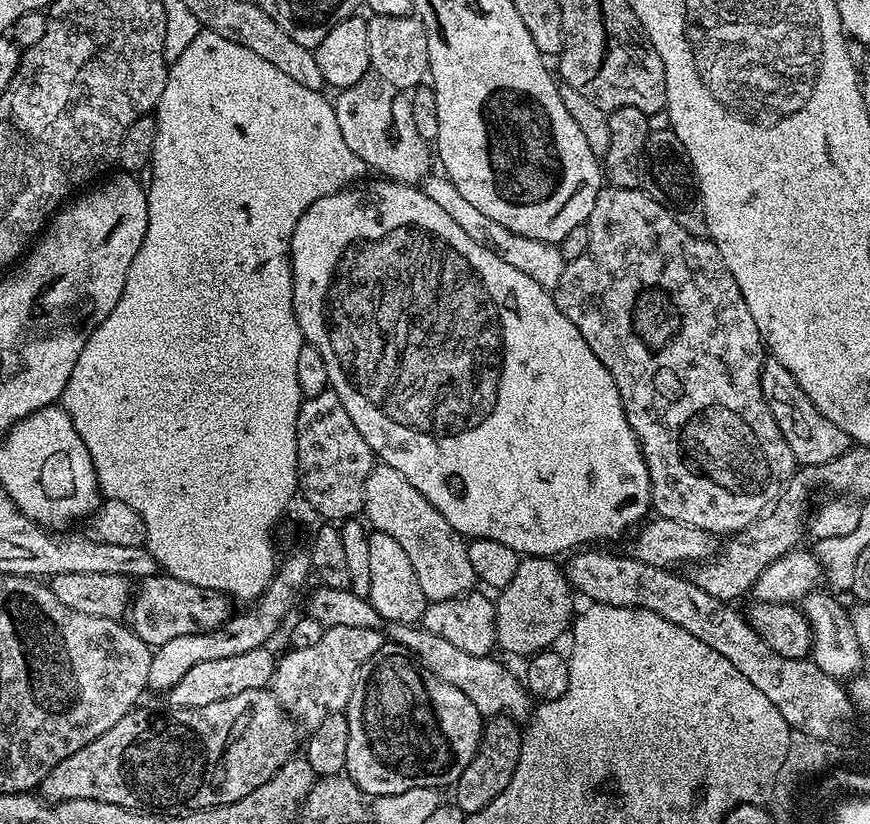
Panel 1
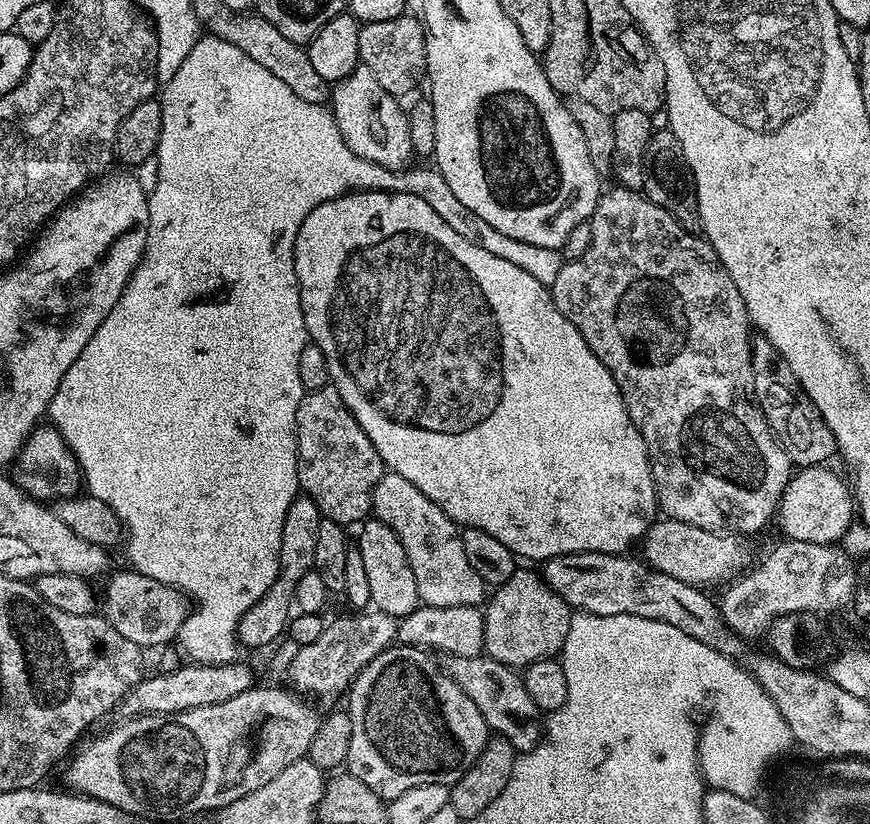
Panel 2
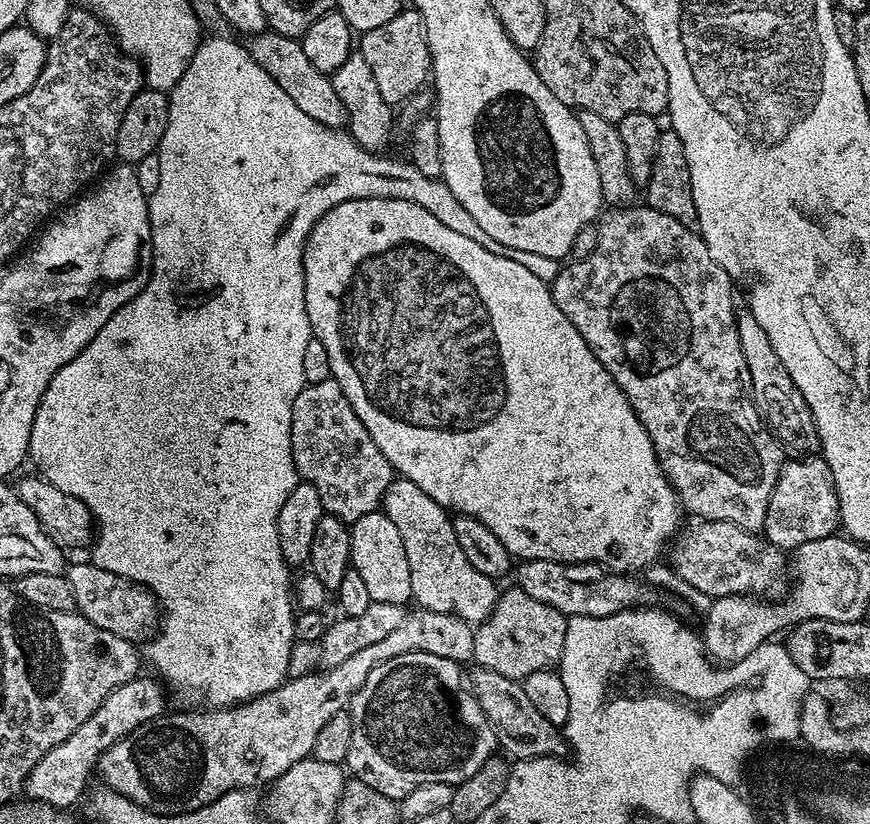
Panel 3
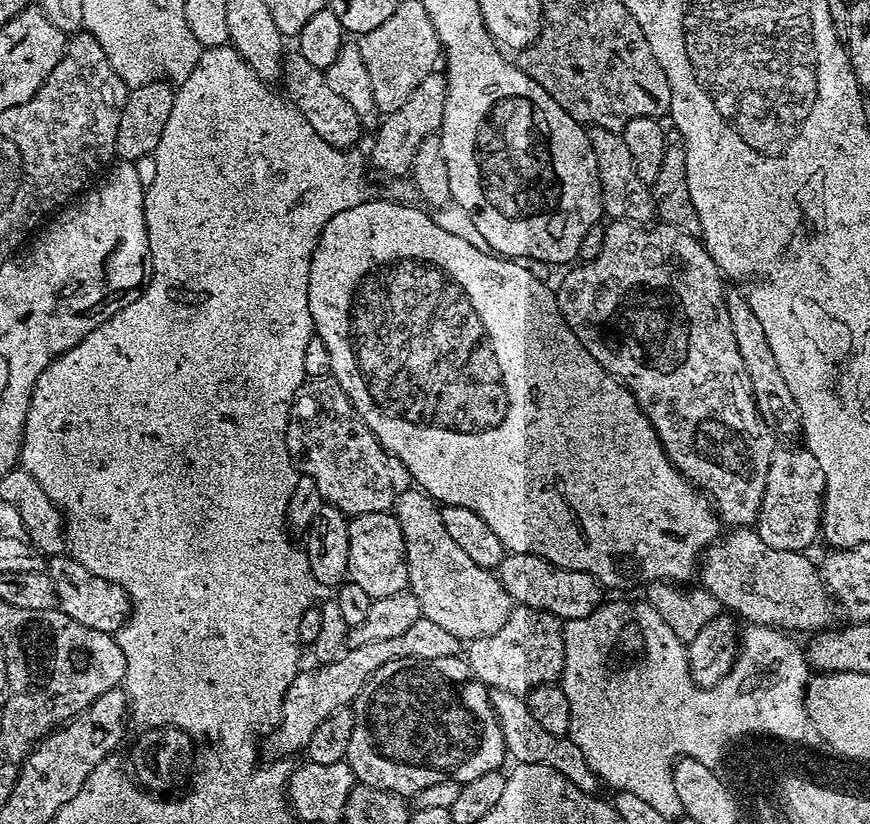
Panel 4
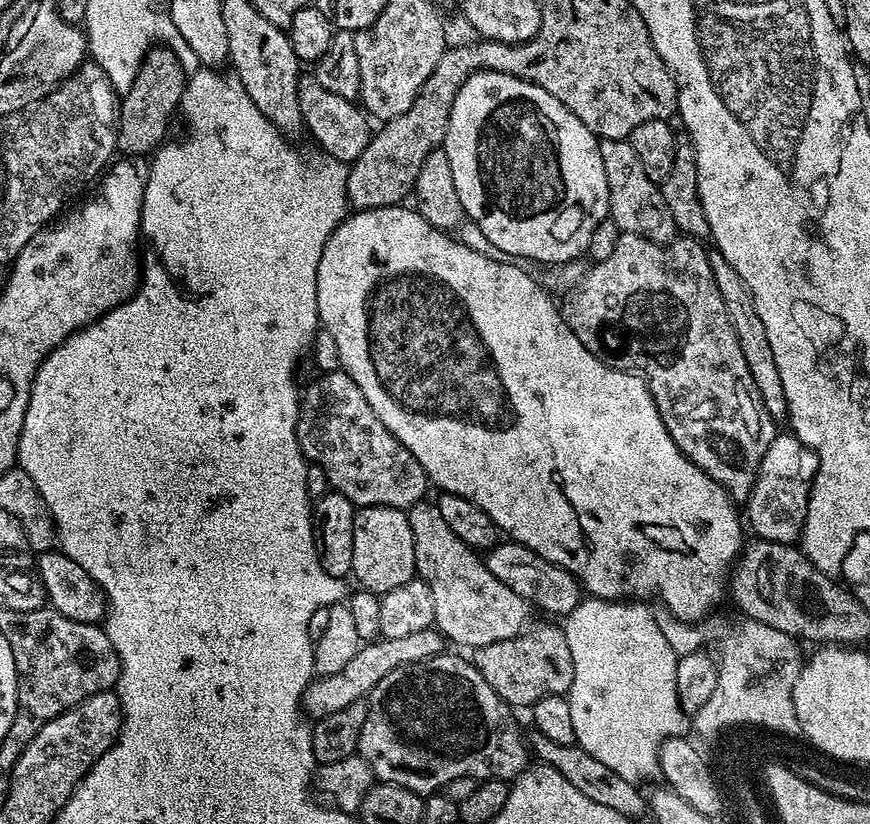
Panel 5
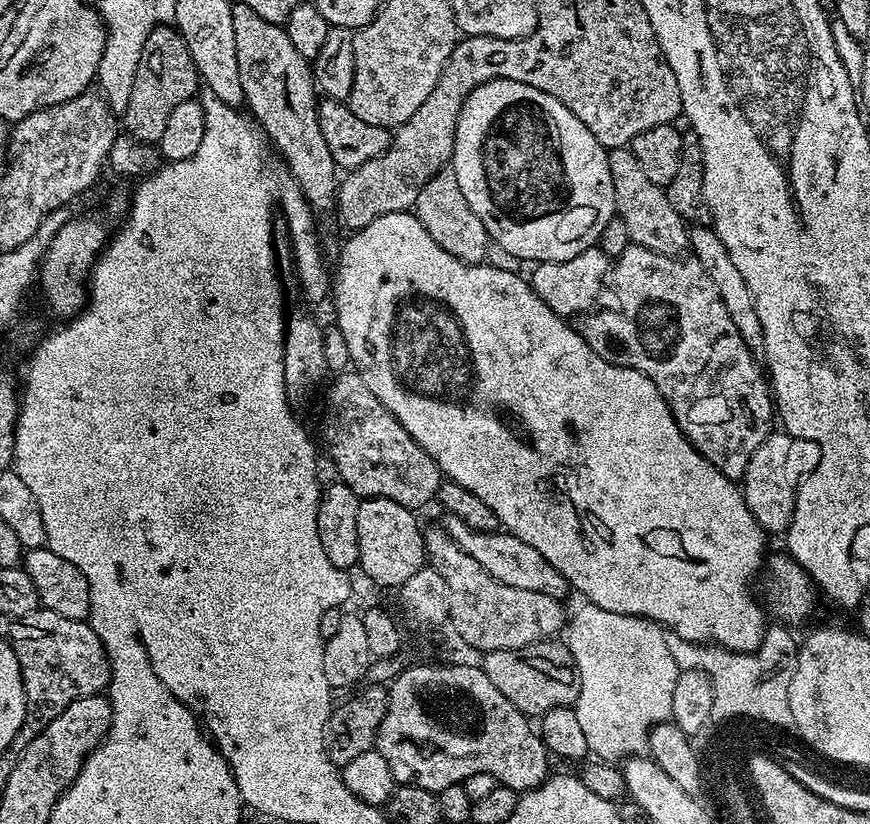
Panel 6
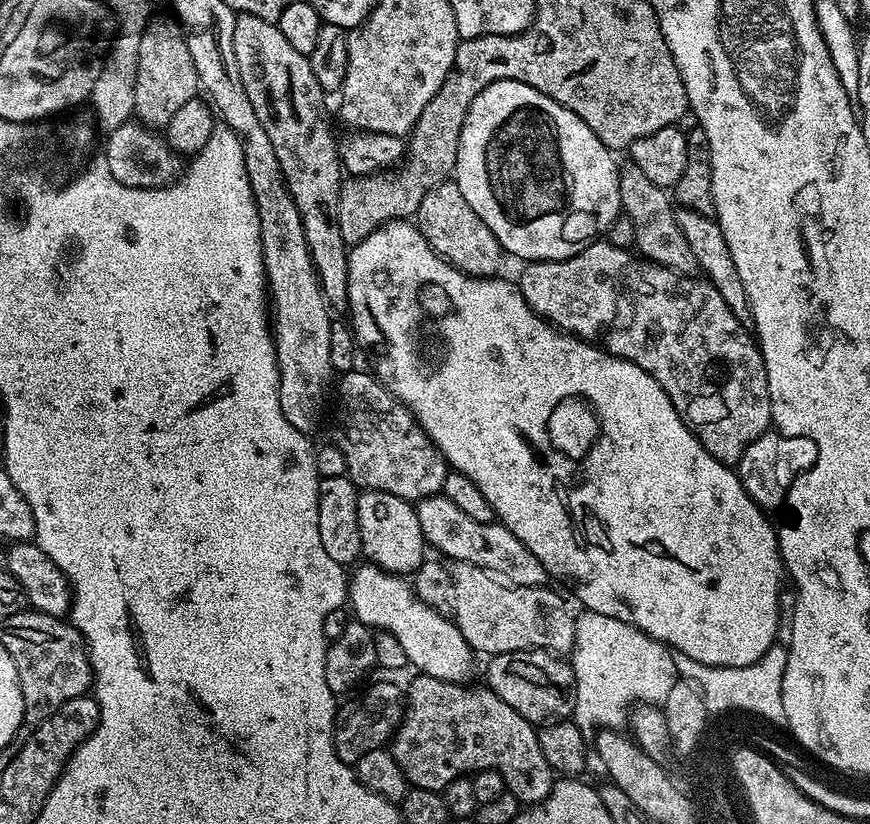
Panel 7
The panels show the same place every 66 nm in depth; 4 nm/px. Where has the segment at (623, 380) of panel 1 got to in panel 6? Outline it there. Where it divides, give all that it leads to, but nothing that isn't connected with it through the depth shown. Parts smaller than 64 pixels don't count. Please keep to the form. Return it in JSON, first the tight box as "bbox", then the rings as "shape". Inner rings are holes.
{"bbox":[578,243,774,481],"shape":[[[631,243],[626,250],[622,250],[620,256],[615,257],[610,268],[610,284],[611,280],[612,288],[616,291],[616,300],[620,303],[620,309],[617,312],[592,310],[581,315],[578,320],[580,337],[584,339],[586,346],[590,346],[590,350],[594,350],[594,354],[598,354],[598,358],[606,358],[606,362],[617,364],[623,368],[636,368],[642,374],[646,374],[646,378],[650,378],[650,382],[654,382],[654,386],[658,386],[658,390],[670,406],[672,416],[678,422],[682,434],[698,450],[698,454],[702,454],[710,463],[718,466],[718,470],[722,470],[722,474],[726,474],[726,478],[739,481],[743,477],[754,450],[758,450],[758,446],[762,446],[762,442],[773,431],[774,401],[769,381],[766,379],[757,357],[753,356],[751,350],[746,346],[746,342],[742,342],[742,334],[738,330],[738,326],[734,326],[734,322],[730,322],[730,314],[726,311],[726,306],[722,306],[722,294],[718,294],[718,289],[715,288],[713,280],[707,276],[706,270],[702,270],[702,262],[698,262],[695,258],[667,256],[647,249],[646,246]]]}

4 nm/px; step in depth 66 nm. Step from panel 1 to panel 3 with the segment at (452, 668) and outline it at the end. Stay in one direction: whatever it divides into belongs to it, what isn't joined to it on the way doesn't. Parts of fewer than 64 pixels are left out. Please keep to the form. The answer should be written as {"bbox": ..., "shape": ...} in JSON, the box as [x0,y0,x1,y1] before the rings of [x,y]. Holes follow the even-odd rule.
{"bbox":[470,666,570,761],"shape":[[[479,666],[473,667],[473,669],[472,676],[470,672],[470,691],[475,696],[478,706],[482,706],[482,710],[496,735],[499,751],[505,757],[518,761],[533,760],[543,756],[564,758],[569,755],[570,749],[568,741],[564,738],[563,731],[557,725],[546,722],[546,718],[542,718],[542,714],[538,714],[538,710],[526,699],[526,690],[521,681],[506,678],[504,674],[494,674],[494,670],[486,670]]]}

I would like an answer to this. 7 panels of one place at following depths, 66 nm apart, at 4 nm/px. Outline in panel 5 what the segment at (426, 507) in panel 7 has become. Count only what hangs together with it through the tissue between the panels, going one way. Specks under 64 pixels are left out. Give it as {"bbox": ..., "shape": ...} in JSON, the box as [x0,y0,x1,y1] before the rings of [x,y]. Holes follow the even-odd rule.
{"bbox":[486,542,582,618],"shape":[[[501,542],[487,553],[486,563],[490,574],[498,578],[498,582],[506,582],[514,594],[518,594],[529,605],[541,608],[544,612],[553,612],[557,618],[563,618],[580,605],[582,585],[576,577],[570,575],[565,568],[559,568],[554,562],[534,554],[526,546],[515,542]]]}

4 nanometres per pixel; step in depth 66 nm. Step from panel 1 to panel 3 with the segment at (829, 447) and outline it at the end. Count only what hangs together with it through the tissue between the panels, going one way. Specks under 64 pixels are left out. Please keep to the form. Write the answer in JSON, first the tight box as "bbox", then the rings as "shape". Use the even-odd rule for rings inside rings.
{"bbox":[736,310,820,458],"shape":[[[747,310],[737,311],[736,329],[738,342],[742,345],[742,355],[746,357],[746,370],[750,370],[750,395],[761,417],[785,453],[796,458],[811,456],[820,447],[820,439],[810,414],[810,406],[806,406],[806,398],[794,386],[794,378],[790,378],[790,370],[782,366],[782,358],[774,350],[770,342],[770,334],[762,330],[758,318]]]}

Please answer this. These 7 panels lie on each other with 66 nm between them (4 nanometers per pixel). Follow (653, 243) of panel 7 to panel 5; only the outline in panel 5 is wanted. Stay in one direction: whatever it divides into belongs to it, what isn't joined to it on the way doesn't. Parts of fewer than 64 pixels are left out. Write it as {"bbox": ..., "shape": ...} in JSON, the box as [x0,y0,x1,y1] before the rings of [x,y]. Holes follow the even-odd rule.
{"bbox":[599,140,676,244],"shape":[[[600,140],[599,154],[605,167],[609,219],[623,232],[638,234],[665,244],[675,239],[676,223],[669,218],[668,207],[658,184],[646,176],[638,154],[627,140]]]}

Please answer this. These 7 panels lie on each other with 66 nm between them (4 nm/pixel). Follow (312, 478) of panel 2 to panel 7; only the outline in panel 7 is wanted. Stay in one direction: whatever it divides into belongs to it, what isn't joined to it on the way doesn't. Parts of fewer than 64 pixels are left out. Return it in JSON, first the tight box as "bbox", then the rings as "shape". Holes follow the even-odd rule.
{"bbox":[334,370,448,502],"shape":[[[353,370],[340,380],[340,401],[336,404],[334,445],[345,456],[345,473],[357,489],[382,490],[403,500],[419,502],[443,493],[448,461],[412,417],[412,412],[396,399],[371,371]]]}

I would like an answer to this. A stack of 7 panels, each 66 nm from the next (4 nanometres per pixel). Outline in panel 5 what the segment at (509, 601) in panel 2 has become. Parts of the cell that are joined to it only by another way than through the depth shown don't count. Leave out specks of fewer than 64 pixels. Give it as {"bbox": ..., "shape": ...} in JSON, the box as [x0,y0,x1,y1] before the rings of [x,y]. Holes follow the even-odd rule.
{"bbox":[474,624,574,710],"shape":[[[552,624],[529,626],[519,636],[475,649],[474,663],[482,678],[516,710],[527,709],[547,696],[564,696],[574,682],[574,658],[570,658],[566,634],[563,627]]]}

